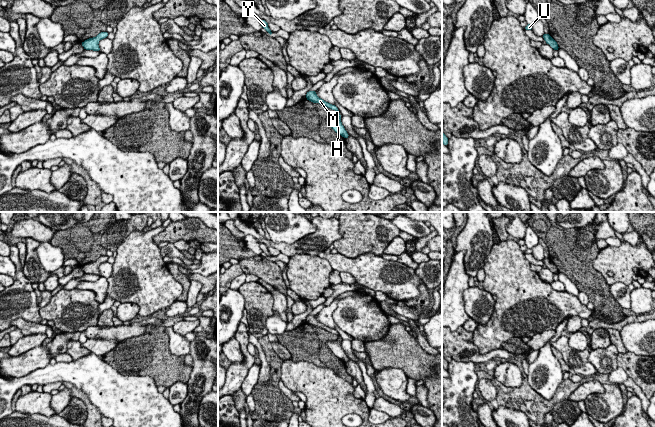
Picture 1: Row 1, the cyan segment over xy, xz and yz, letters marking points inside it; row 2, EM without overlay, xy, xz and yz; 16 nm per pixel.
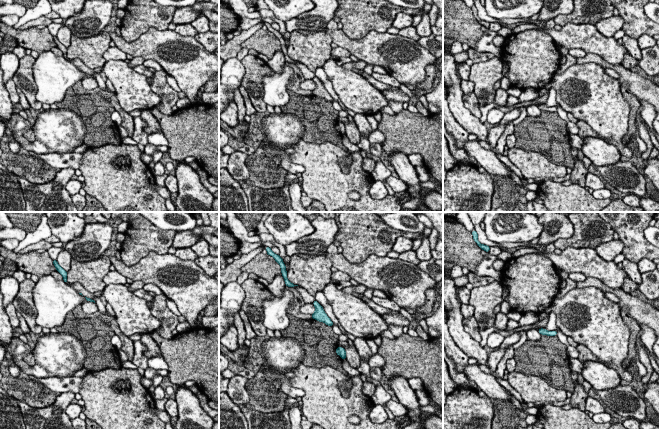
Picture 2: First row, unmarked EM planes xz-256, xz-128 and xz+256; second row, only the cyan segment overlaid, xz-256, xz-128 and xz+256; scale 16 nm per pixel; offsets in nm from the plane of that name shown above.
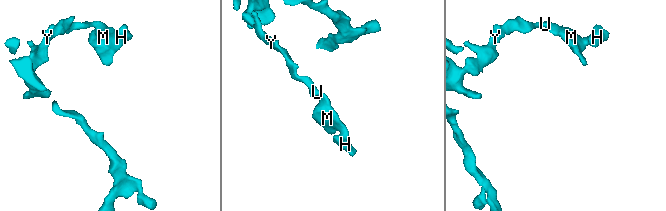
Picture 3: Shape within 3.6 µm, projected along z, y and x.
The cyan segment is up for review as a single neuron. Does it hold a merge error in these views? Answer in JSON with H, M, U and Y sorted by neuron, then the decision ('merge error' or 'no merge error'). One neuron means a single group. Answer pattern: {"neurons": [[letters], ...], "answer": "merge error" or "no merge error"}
{"neurons": [["H", "M", "U", "Y"]], "answer": "no merge error"}

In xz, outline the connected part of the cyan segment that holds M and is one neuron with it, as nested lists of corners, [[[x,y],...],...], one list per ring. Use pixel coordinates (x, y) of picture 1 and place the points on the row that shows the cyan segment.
[[[308,91],[306,94],[306,99],[313,102],[313,103],[319,103],[322,104],[332,110],[335,110],[337,112],[337,116],[334,118],[328,118],[326,121],[330,125],[330,127],[339,135],[347,139],[349,137],[349,134],[345,130],[344,126],[341,123],[341,115],[339,113],[339,109],[336,107],[336,105],[329,104],[328,102],[324,101],[323,99],[319,98],[316,95],[316,91]]]

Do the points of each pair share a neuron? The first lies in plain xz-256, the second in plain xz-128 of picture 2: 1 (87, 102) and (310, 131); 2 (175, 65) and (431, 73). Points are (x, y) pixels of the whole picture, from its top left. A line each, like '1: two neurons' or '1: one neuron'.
1: one neuron
2: two neurons

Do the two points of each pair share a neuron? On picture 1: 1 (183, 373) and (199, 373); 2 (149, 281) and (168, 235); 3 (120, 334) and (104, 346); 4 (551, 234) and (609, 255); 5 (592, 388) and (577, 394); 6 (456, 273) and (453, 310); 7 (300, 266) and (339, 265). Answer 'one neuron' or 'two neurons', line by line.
1: two neurons
2: two neurons
3: two neurons
4: two neurons
5: one neuron
6: one neuron
7: two neurons

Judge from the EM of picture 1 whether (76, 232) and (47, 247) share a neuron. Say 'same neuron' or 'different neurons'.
different neurons

